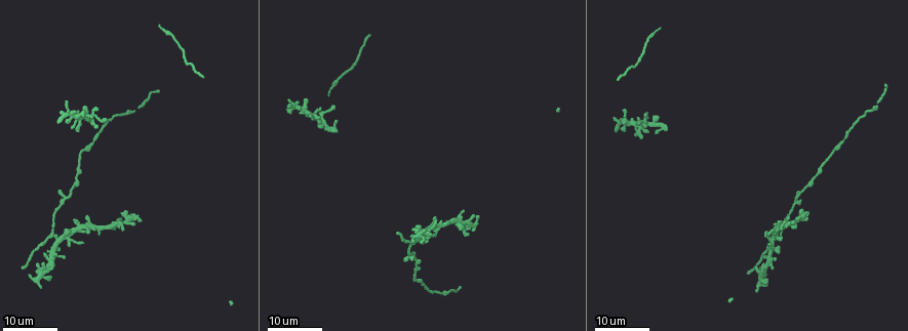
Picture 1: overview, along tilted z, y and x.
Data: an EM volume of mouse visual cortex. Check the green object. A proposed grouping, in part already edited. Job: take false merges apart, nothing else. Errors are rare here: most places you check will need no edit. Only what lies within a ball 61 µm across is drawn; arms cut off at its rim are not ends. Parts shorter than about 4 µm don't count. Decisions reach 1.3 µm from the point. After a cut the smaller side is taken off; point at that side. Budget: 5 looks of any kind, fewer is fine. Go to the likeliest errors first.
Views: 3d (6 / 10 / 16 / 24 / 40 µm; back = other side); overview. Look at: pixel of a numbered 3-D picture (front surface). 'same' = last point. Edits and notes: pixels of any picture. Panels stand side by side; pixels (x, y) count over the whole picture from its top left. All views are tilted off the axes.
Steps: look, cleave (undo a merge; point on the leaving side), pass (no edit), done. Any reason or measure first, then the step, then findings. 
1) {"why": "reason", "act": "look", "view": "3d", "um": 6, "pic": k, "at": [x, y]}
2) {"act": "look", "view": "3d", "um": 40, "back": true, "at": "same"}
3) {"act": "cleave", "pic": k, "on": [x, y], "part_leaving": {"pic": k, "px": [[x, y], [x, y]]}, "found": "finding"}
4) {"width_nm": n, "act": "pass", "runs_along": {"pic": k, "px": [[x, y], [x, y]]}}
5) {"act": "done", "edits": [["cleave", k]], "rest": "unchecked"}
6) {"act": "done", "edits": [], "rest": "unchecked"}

{"why": "three-way junction", "act": "look", "view": "3d", "um": 16, "pic": 1, "at": [52, 233]}

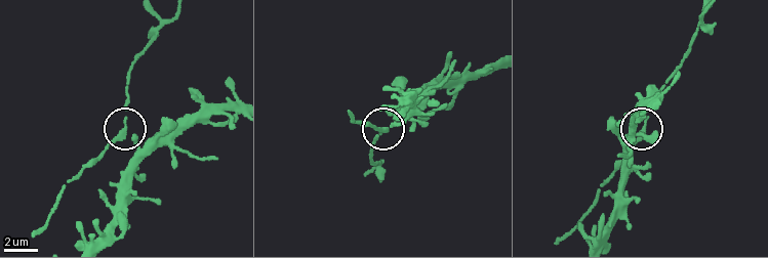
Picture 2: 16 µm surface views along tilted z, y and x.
{"act": "look", "view": "3d", "um": 10, "pic": 2, "at": [120, 135]}

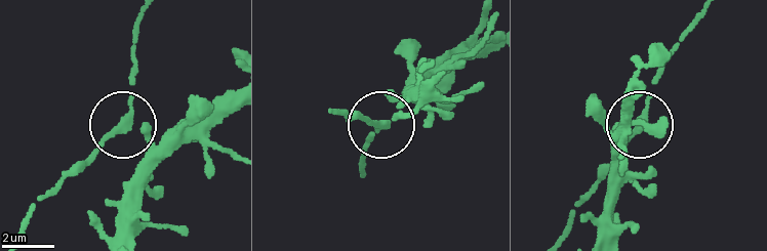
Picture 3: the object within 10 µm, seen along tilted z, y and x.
{"side_arm_um": 10, "act": "pass", "runs_along": {"pic": 3, "px": [[197, 98], [176, 128], [119, 127], [79, 174]]}, "found": "one neuron here"}

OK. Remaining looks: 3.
{"why": "three arms meet", "act": "look", "view": "3d", "um": 24, "pic": 1, "at": [801, 215]}

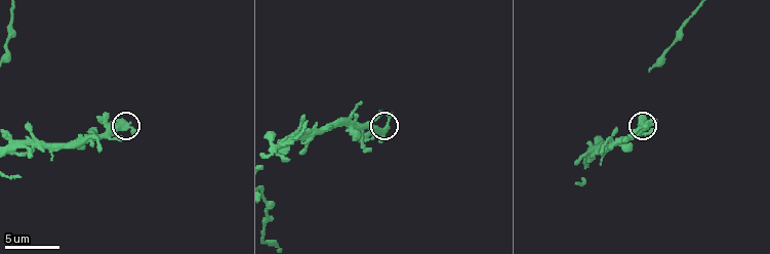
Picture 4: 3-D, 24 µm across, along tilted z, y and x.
{"act": "look", "view": "3d", "um": 6, "pic": 4, "at": [645, 129]}

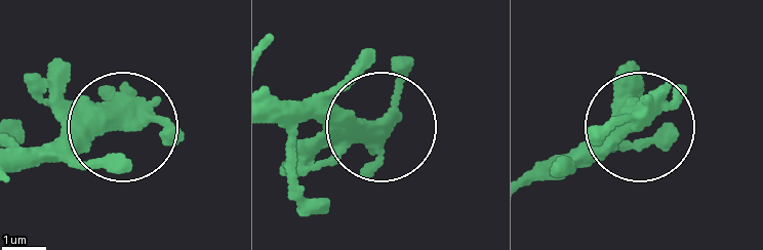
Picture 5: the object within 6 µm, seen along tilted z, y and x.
{"arms": 3, "act": "pass", "runs_along": {"pic": 5, "px": [[292, 106], [375, 121]]}, "found": "continuous, no second neuron"}

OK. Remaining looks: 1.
{"act": "done", "edits": [], "rest": "unchecked"}

